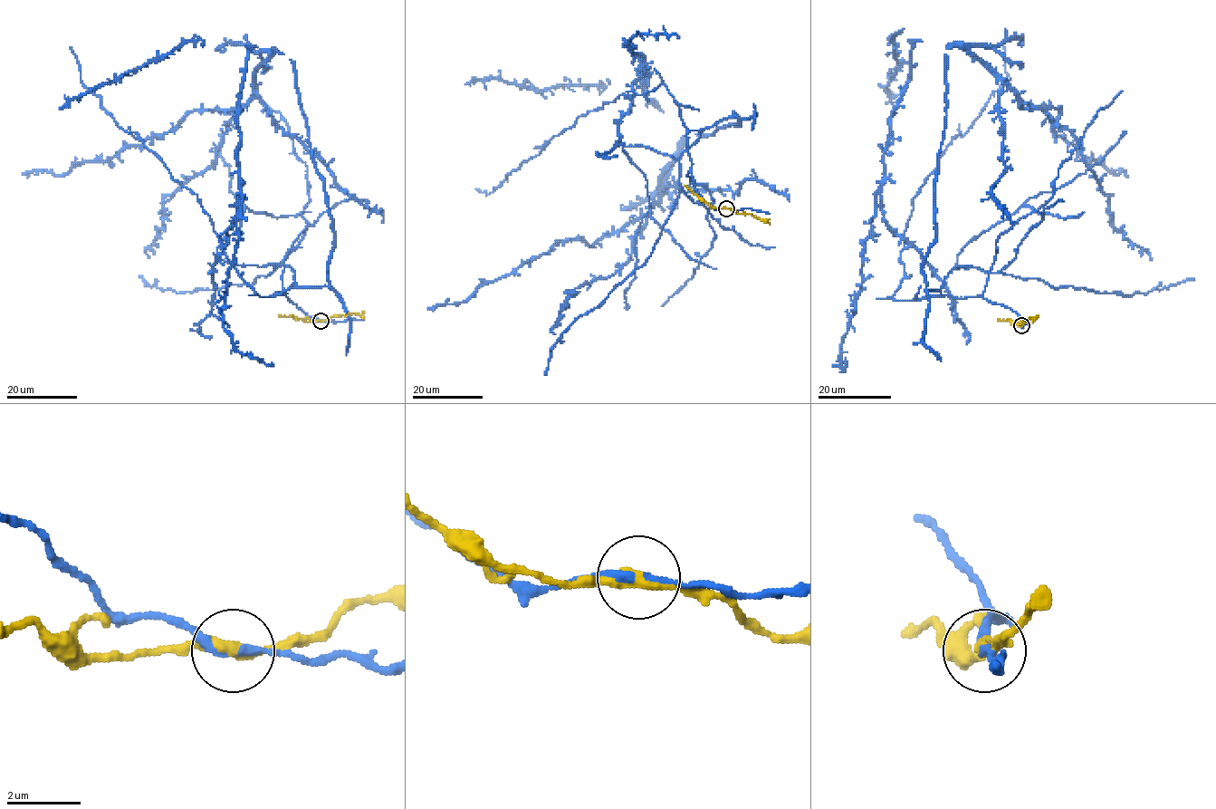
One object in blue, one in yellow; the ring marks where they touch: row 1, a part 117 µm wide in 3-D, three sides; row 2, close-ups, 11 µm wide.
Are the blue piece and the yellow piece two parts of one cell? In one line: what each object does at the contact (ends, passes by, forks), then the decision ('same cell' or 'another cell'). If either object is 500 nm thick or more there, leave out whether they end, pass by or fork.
blue passes by; yellow passes by; another cell

